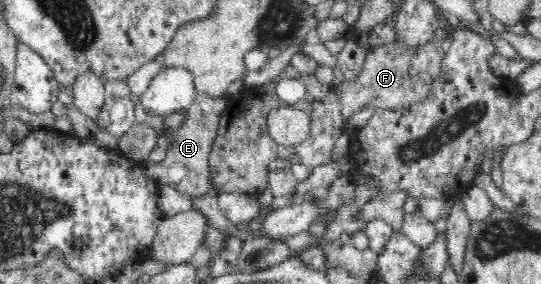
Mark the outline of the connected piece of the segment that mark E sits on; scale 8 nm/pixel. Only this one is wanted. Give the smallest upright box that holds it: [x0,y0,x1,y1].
[141,92,227,196]

